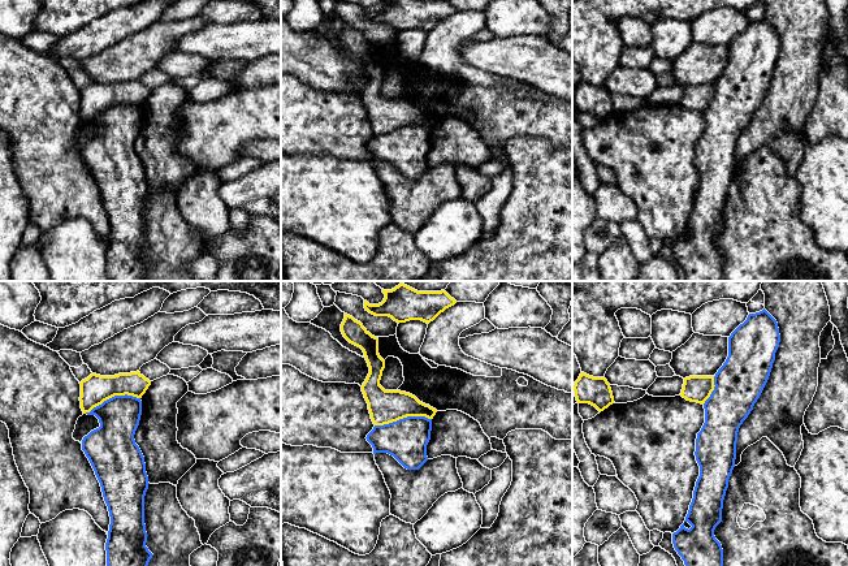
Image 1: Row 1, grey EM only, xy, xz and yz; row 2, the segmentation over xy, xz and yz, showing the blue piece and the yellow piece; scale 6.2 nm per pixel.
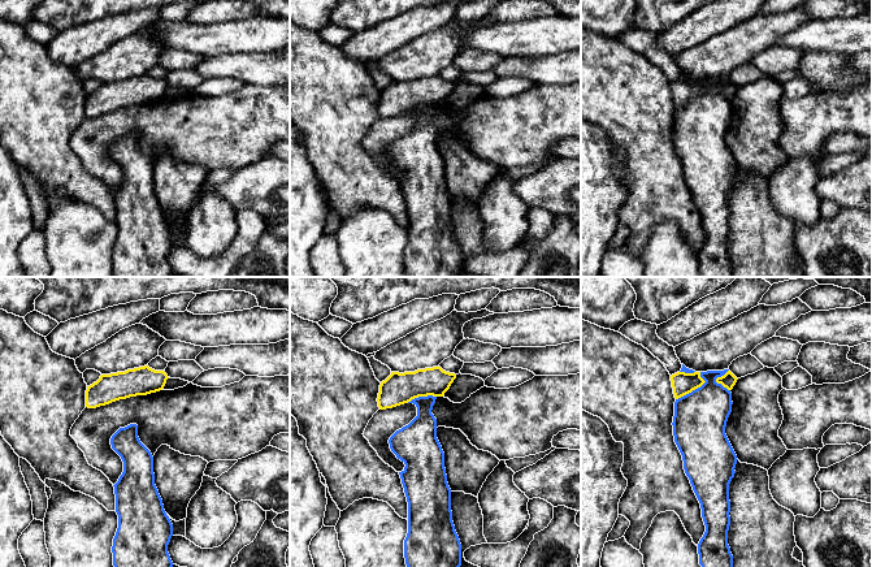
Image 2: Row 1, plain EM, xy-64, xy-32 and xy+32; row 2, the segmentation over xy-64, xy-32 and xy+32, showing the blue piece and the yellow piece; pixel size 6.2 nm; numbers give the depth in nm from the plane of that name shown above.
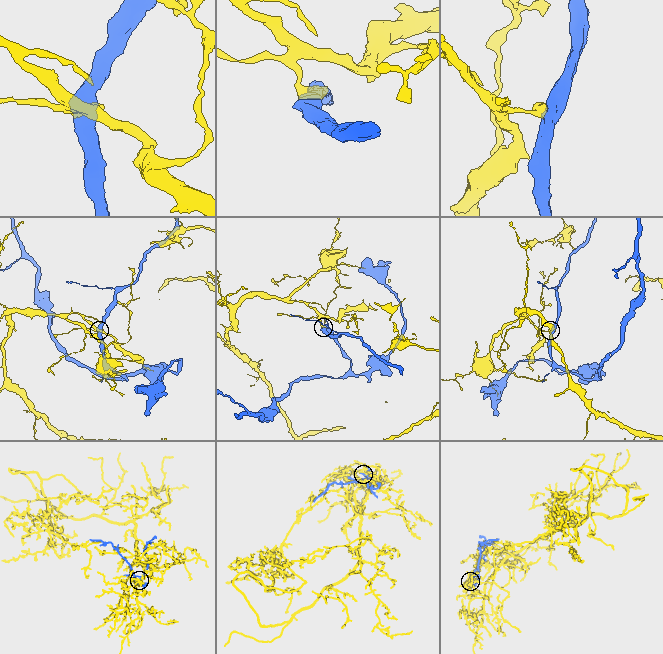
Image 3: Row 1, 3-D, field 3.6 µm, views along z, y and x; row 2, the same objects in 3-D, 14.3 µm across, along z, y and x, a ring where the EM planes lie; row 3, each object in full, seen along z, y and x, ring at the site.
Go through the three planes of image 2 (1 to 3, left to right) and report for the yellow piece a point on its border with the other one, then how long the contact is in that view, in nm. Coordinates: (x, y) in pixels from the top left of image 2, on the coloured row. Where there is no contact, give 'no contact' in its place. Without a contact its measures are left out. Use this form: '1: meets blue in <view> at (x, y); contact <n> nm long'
1: no contact
2: meets blue in xy-32 at (421, 397); contact 190 nm long
3: meets blue in xy+32 at (695, 389); contact 240 nm long

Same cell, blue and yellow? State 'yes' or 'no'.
no

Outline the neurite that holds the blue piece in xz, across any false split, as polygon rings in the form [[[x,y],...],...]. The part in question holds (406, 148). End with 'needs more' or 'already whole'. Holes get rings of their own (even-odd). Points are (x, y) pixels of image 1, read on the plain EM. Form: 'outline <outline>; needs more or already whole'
outline [[[407,125],[397,130],[375,134],[367,143],[373,163],[388,161],[404,177],[419,178],[427,169],[427,154],[431,148],[432,128]]]; already whole

